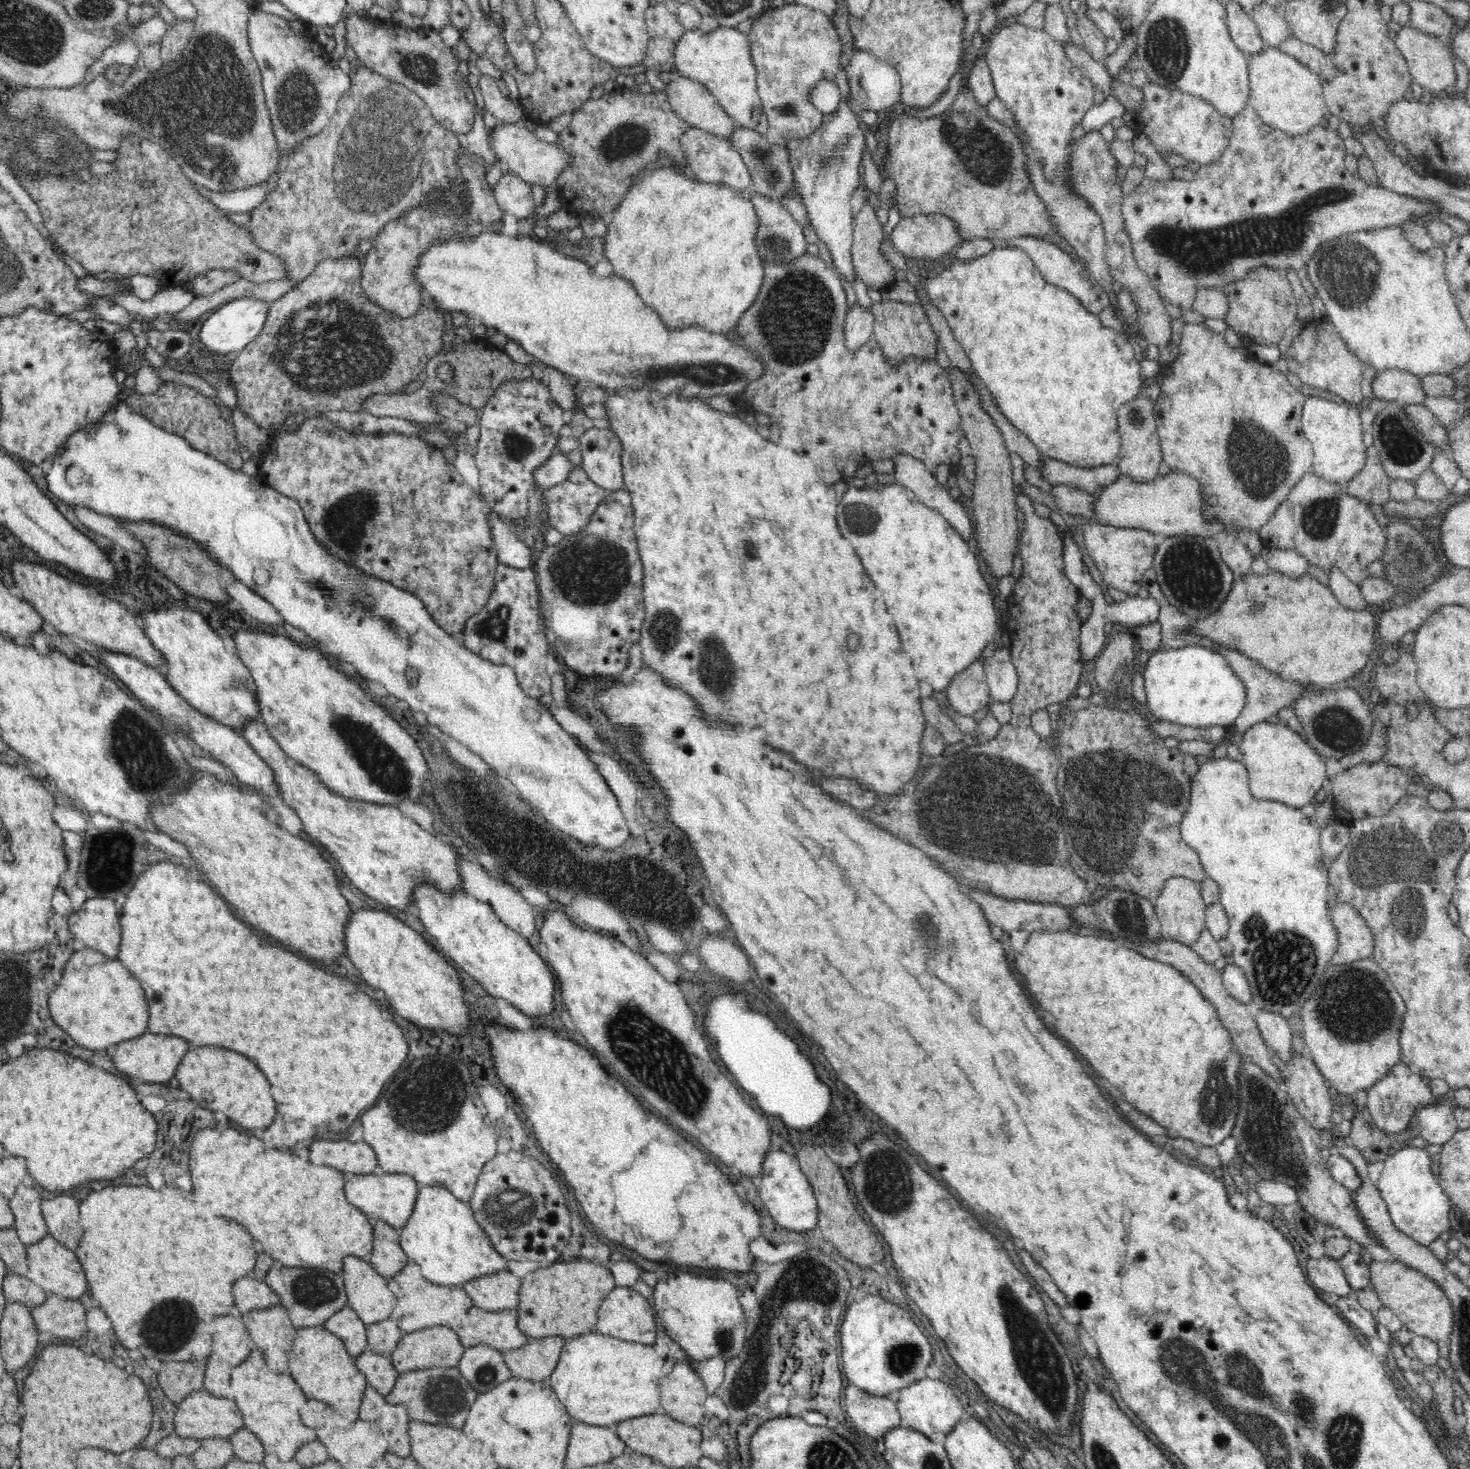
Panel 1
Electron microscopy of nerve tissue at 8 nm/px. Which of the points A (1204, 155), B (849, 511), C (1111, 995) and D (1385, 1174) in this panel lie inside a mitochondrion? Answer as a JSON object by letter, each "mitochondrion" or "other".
{"A":"other","B":"mitochondrion","C":"other","D":"other"}

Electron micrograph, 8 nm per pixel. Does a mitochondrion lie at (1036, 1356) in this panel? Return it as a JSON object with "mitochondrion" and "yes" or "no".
{"mitochondrion":"yes"}

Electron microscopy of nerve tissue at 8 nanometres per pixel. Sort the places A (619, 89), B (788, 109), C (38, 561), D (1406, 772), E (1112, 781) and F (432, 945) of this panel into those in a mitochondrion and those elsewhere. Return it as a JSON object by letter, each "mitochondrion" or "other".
{"A":"other","B":"mitochondrion","C":"other","D":"other","E":"mitochondrion","F":"other"}

